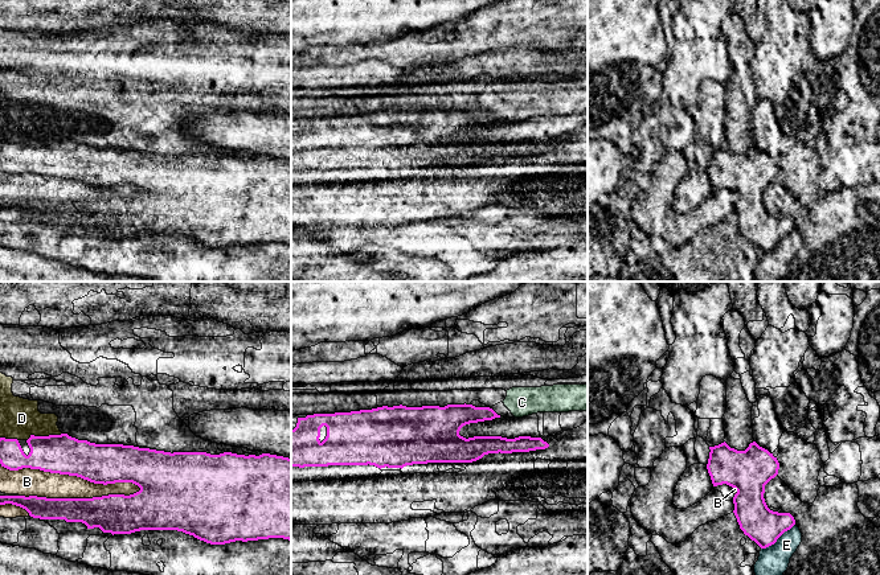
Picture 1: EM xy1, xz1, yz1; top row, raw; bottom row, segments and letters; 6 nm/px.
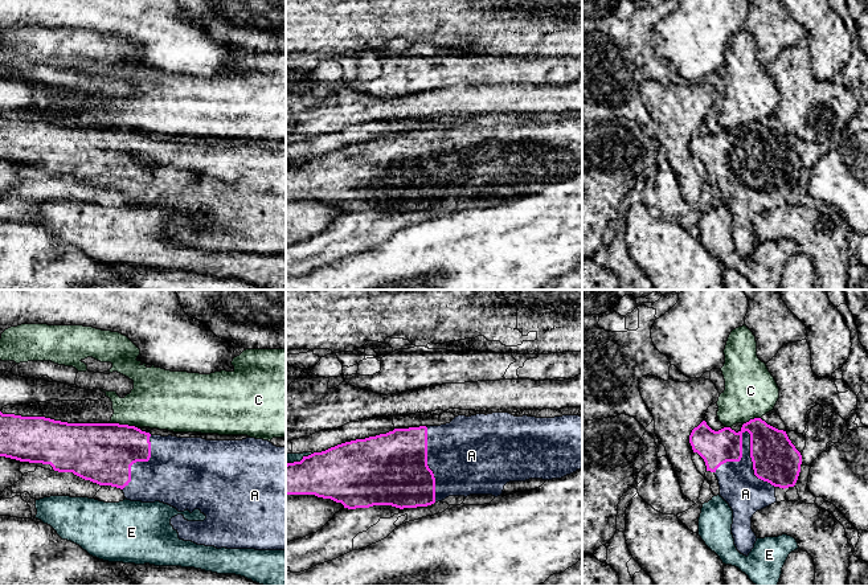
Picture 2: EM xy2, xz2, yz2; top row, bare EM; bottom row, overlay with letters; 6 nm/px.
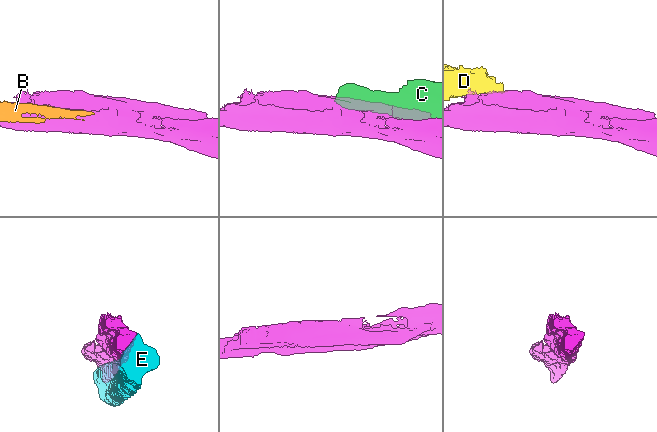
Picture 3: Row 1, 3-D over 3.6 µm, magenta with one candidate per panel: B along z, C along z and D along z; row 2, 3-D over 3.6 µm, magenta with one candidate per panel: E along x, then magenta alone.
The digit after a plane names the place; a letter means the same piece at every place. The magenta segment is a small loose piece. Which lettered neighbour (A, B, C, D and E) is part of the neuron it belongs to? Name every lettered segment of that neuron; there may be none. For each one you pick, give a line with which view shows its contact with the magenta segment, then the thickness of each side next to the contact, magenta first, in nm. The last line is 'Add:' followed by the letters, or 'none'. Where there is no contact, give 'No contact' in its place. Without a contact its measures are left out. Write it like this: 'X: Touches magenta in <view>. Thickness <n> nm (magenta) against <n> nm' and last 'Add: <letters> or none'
A: Touches magenta in yz2. Thickness 280 nm (magenta) against 240 nm
Add: A

